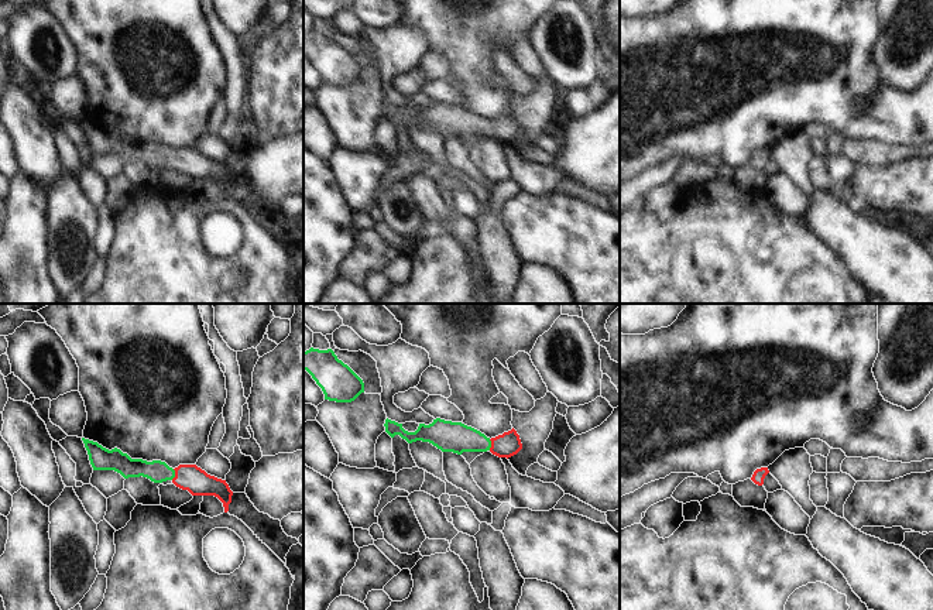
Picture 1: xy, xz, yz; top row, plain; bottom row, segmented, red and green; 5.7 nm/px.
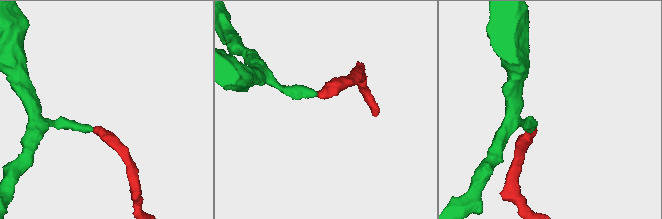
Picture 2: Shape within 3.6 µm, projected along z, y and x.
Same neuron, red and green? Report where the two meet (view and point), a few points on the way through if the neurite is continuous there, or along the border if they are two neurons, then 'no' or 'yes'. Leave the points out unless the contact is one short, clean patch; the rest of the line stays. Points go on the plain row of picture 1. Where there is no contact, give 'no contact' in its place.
xy (175, 158) | across xy (191, 161), (175, 158), (155, 154) | yes

